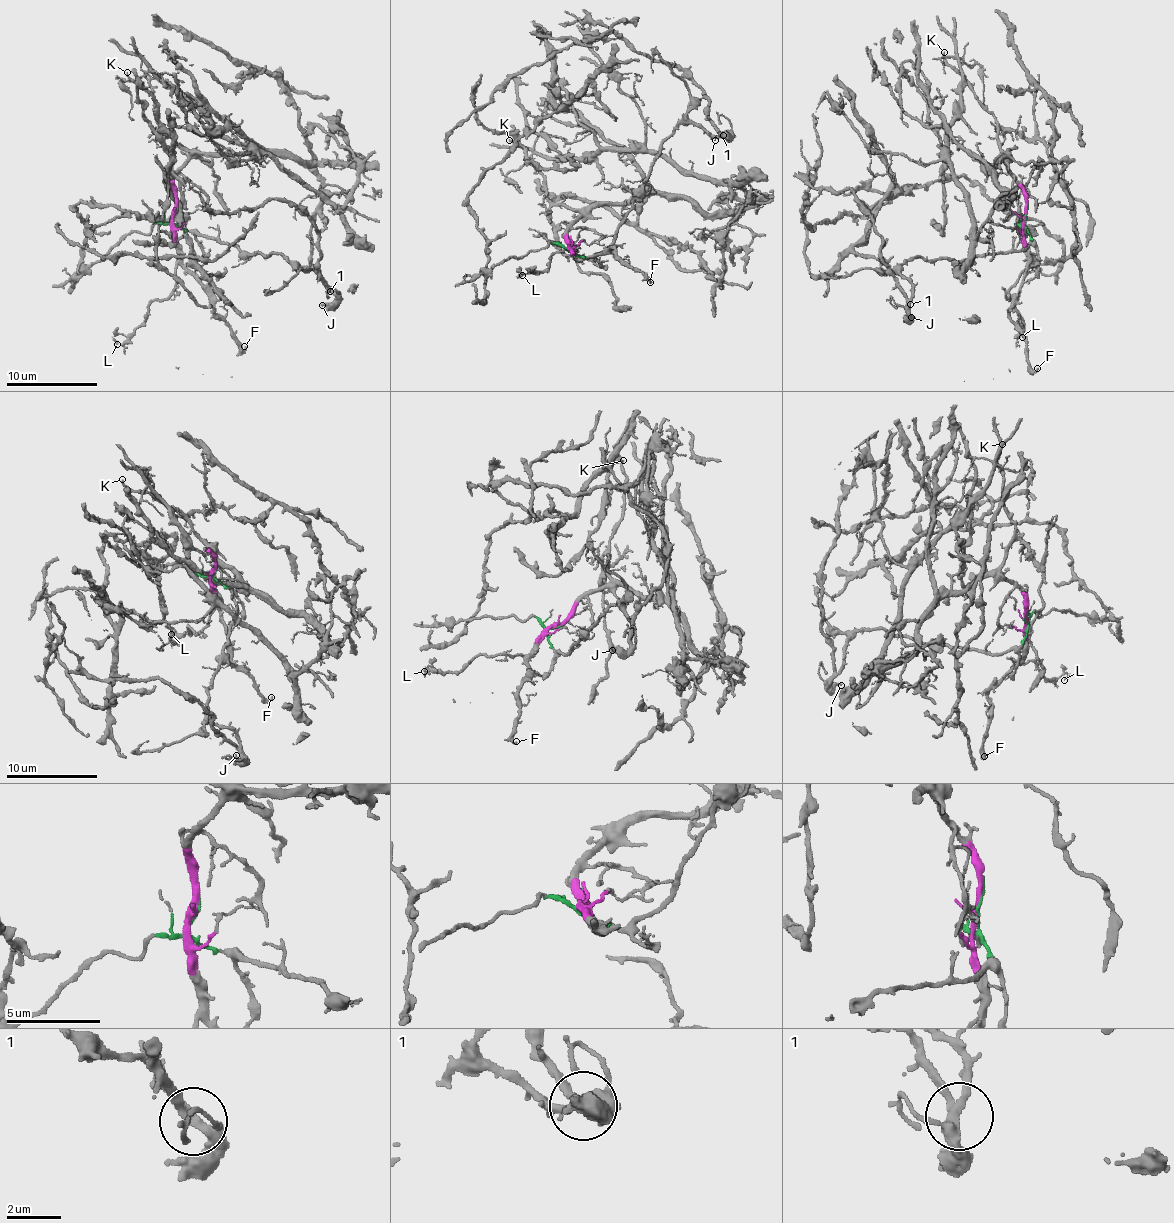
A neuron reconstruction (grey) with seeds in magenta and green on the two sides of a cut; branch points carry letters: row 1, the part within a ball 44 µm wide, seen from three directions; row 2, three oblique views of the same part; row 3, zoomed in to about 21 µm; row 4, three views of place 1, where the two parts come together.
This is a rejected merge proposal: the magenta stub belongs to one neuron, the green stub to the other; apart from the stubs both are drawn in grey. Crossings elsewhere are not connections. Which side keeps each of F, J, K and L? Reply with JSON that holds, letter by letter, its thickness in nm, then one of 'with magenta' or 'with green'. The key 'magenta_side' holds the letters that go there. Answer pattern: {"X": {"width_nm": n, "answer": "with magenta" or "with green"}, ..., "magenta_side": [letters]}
{"F": {"width_nm": 160, "answer": "with magenta"}, "J": {"width_nm": 240, "answer": "with green"}, "K": {"width_nm": 160, "answer": "with magenta"}, "L": {"width_nm": 110, "answer": "with magenta"}, "magenta_side": ["F", "K", "L"]}

